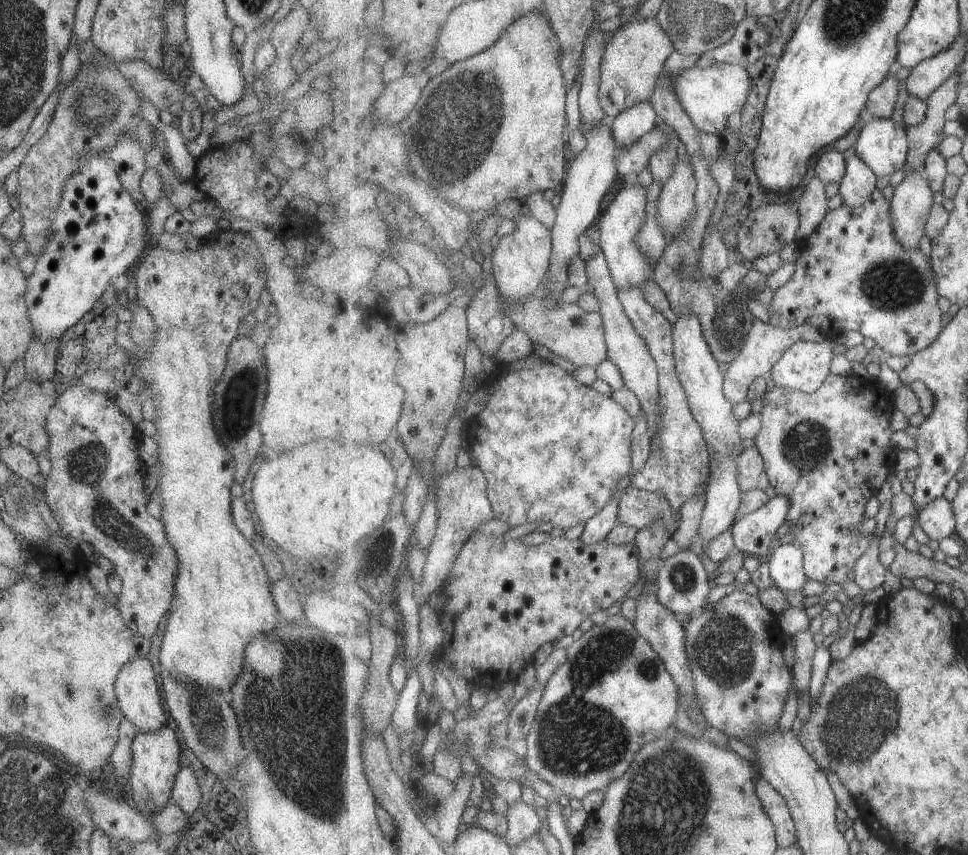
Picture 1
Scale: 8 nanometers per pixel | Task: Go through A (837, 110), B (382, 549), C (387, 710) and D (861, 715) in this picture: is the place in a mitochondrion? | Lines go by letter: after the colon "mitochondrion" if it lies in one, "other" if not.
A: other
B: mitochondrion
C: other
D: mitochondrion

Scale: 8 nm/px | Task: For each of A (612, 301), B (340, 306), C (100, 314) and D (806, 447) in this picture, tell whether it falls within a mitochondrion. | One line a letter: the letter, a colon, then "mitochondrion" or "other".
A: other
B: other
C: other
D: mitochondrion

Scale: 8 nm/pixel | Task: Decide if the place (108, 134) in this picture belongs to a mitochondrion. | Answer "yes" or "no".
yes

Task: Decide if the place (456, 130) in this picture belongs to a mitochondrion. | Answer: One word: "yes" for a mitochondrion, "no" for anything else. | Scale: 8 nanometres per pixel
yes

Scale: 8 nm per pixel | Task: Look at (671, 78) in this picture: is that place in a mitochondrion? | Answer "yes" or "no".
no

